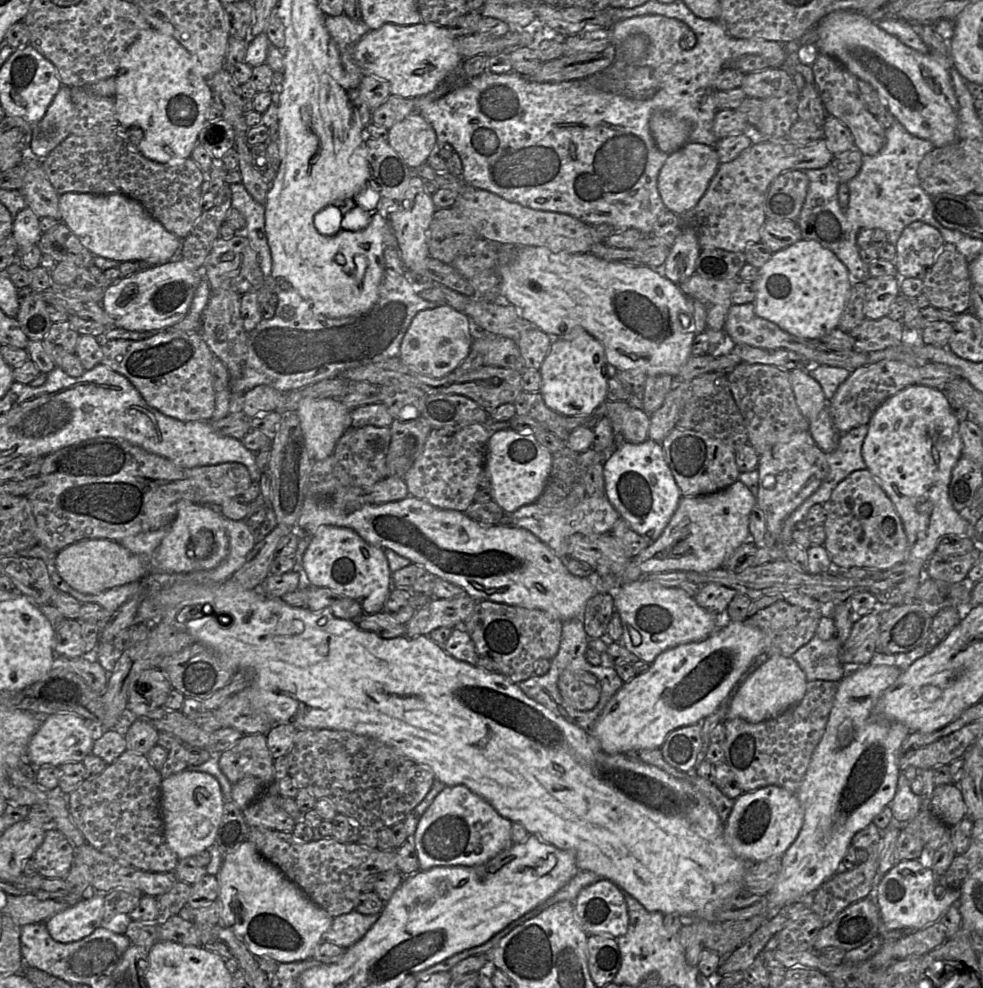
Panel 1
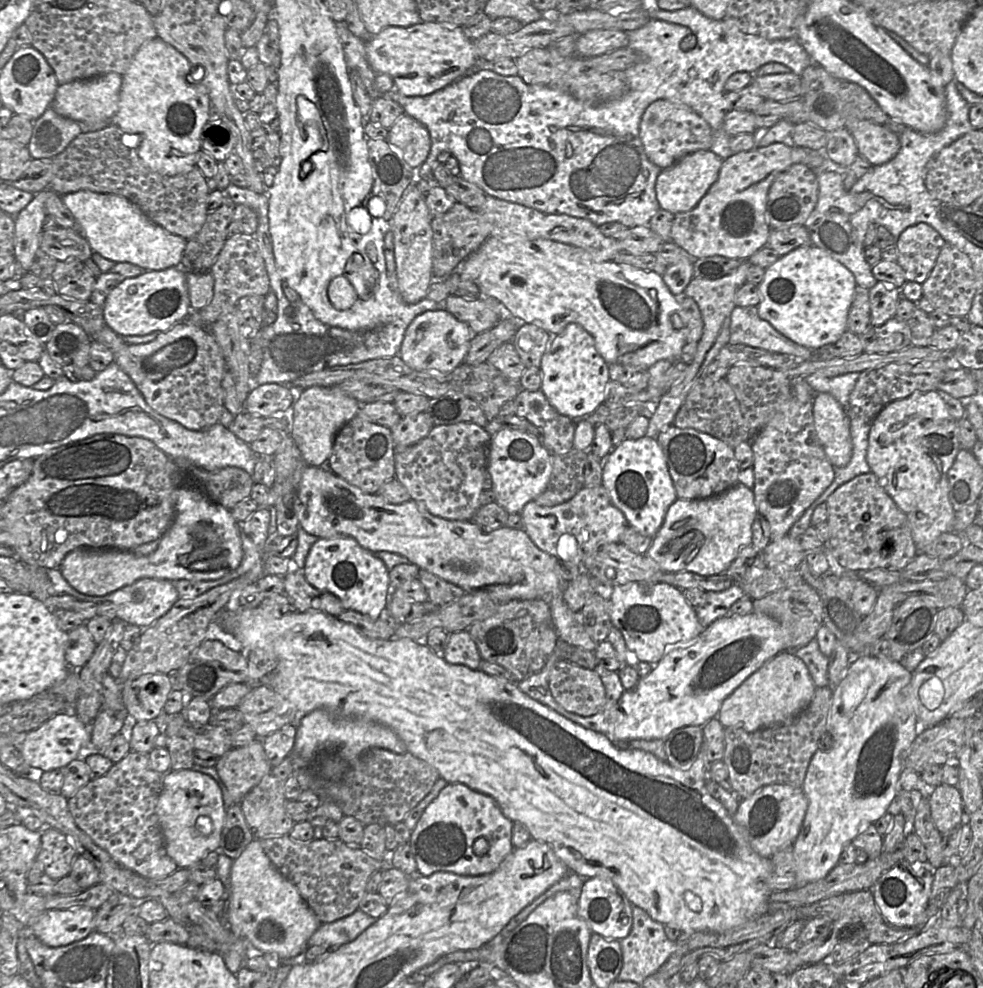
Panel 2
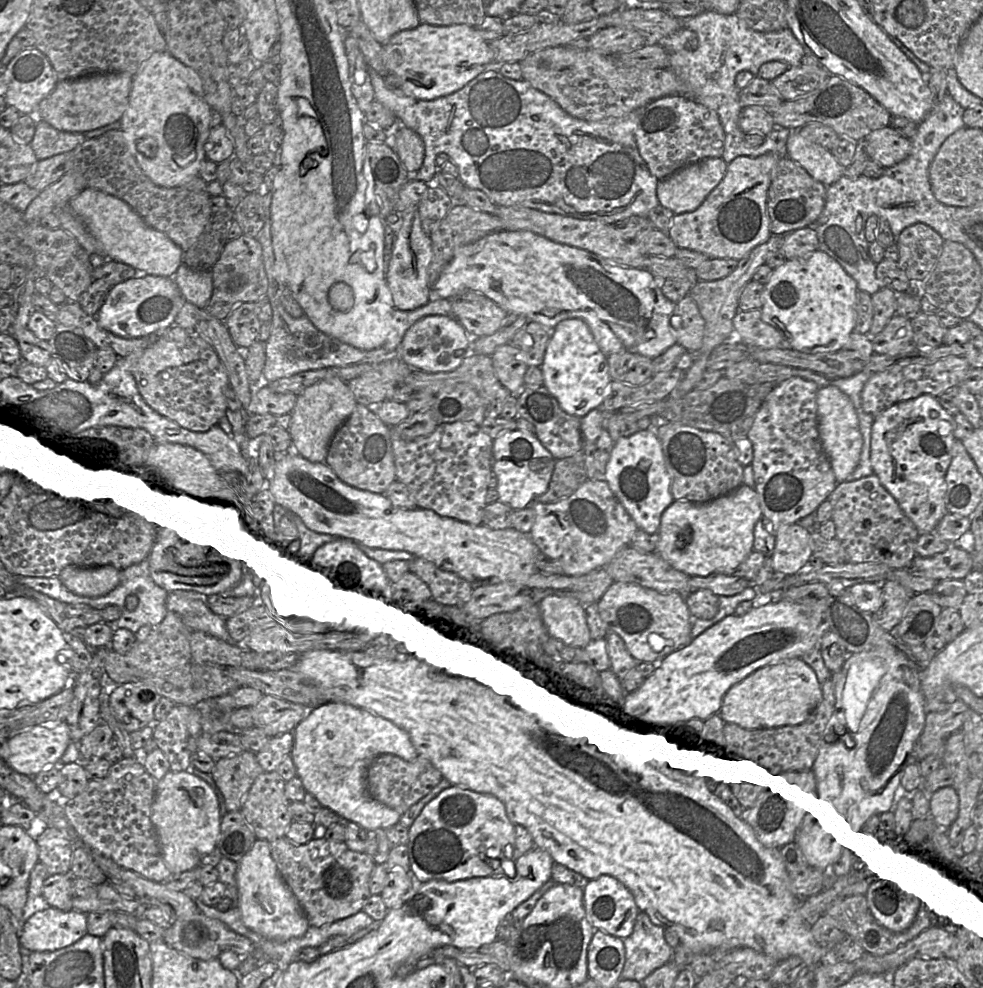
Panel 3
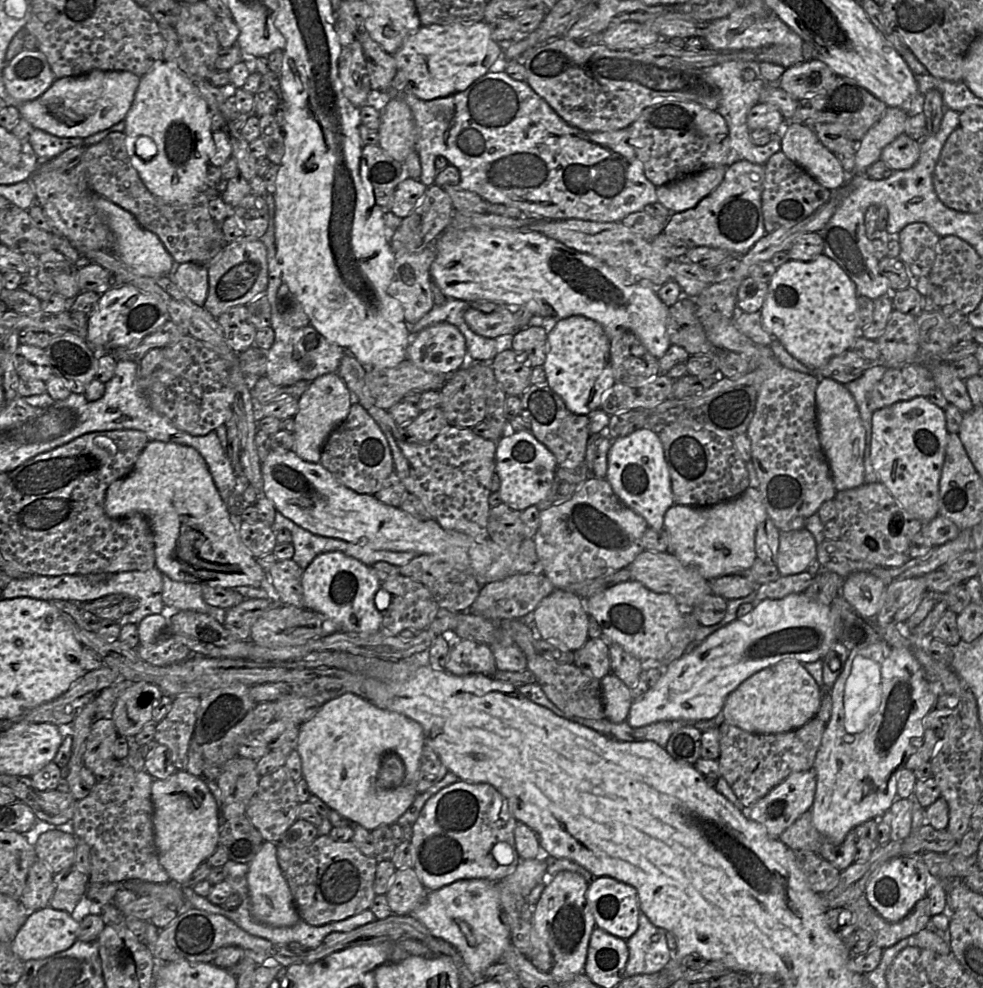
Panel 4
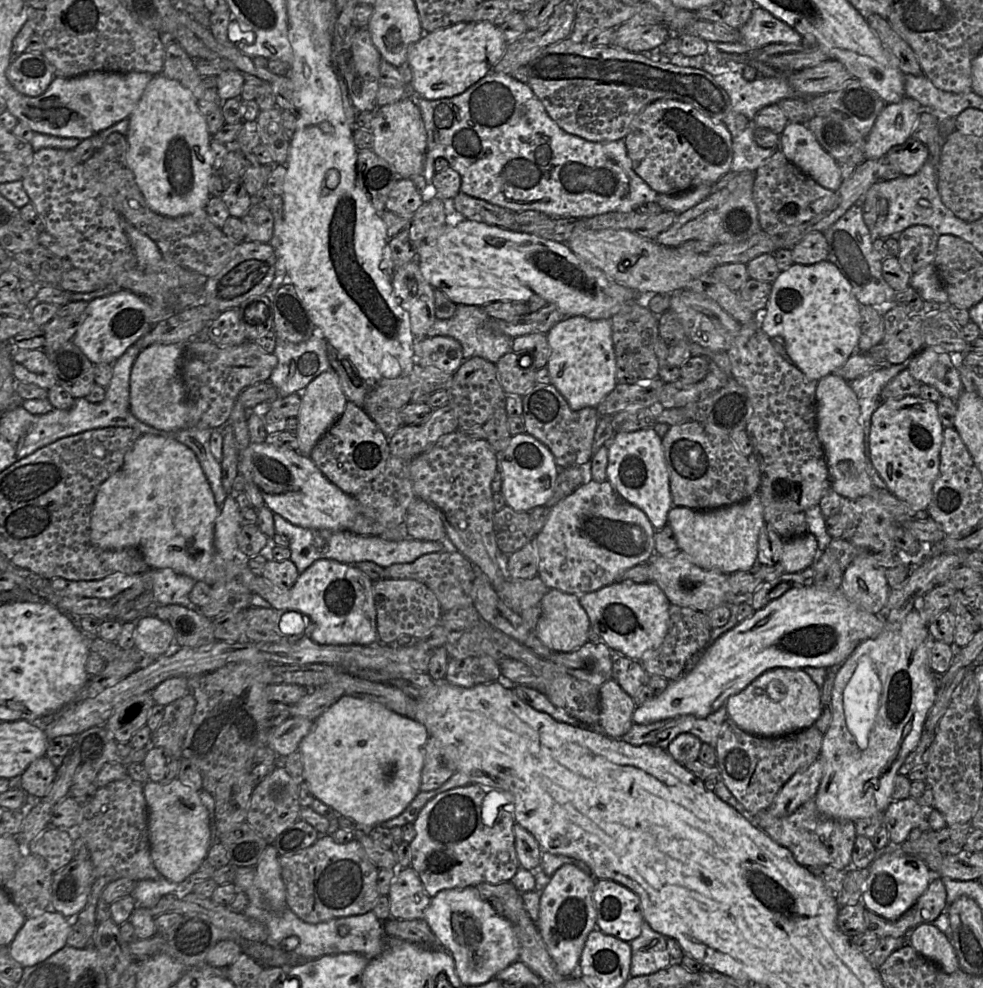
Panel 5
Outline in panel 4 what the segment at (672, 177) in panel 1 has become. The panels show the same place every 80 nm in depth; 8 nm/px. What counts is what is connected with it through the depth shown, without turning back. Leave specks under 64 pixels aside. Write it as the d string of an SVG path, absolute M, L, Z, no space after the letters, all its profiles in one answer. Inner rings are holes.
M726 165L716 166L659 186L658 202L672 213L692 209L721 184L726 170Z

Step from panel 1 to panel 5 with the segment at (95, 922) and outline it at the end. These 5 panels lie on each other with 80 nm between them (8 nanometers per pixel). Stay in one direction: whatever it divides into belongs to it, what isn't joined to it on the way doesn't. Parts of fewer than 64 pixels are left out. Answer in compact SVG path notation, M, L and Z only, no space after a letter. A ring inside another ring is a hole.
M52 909L26 919L8 945L11 956L22 966L37 965L67 945L72 925Z

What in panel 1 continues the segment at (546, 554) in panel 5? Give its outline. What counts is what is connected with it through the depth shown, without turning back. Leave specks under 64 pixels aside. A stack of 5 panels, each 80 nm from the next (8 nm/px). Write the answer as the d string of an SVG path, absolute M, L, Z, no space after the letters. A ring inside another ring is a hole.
M606 495L601 497L586 496L578 505L568 511L552 511L533 503L520 507L510 514L514 527L525 529L546 544L561 560L568 556L569 536L574 534L610 533L620 518L619 513L608 501Z

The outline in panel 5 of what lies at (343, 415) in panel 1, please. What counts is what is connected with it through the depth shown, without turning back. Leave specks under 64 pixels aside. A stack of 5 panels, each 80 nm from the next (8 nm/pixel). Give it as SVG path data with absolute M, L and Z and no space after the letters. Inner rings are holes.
M333 369L322 372L301 392L301 405L296 418L298 428L296 437L299 442L298 452L309 457L313 447L326 431L340 418L348 402L343 393L339 377Z

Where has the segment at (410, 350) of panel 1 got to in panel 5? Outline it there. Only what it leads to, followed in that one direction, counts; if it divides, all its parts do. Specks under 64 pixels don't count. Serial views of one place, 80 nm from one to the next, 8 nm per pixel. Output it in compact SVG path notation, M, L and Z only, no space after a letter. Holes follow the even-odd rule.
M449 336L425 337L415 340L415 361L423 367L434 367L454 374L462 362L461 344Z

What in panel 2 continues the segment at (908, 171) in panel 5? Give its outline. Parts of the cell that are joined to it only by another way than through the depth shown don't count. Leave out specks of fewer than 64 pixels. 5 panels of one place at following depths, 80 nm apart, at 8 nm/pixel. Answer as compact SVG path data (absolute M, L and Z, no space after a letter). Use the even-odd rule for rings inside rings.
M847 117L845 128L854 137L858 154L873 166L890 161L900 149L899 135L884 125L856 117Z

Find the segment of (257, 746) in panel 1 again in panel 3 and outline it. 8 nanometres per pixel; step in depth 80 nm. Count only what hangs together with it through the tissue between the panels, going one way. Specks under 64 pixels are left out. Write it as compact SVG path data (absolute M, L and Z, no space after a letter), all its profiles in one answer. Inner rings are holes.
M252 751L217 760L212 776L224 796L228 812L241 811L247 793L261 773L263 769Z

